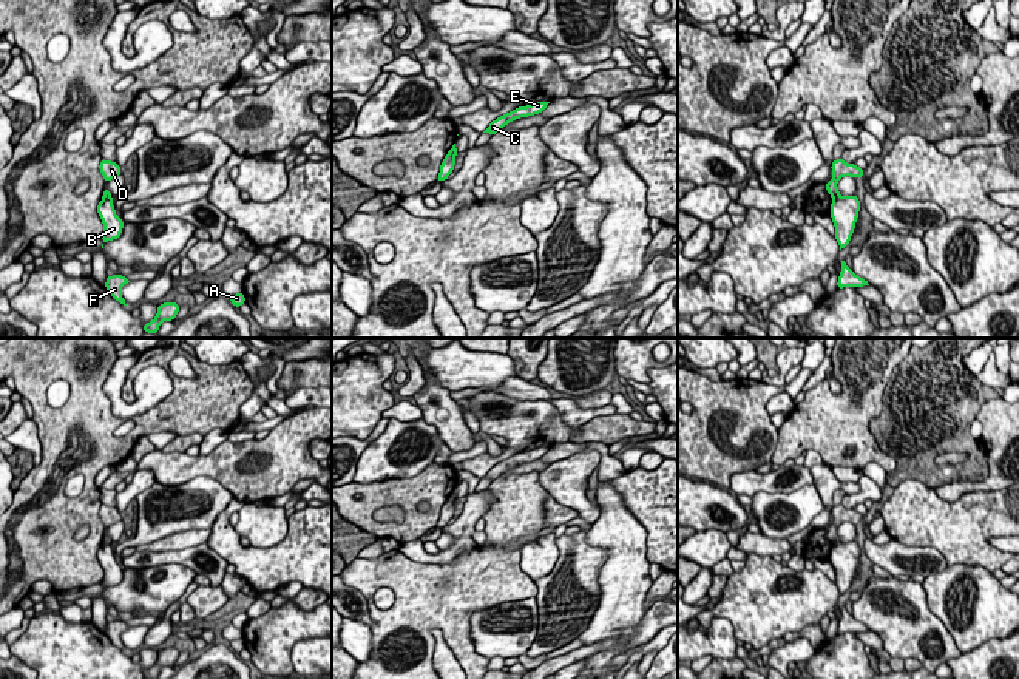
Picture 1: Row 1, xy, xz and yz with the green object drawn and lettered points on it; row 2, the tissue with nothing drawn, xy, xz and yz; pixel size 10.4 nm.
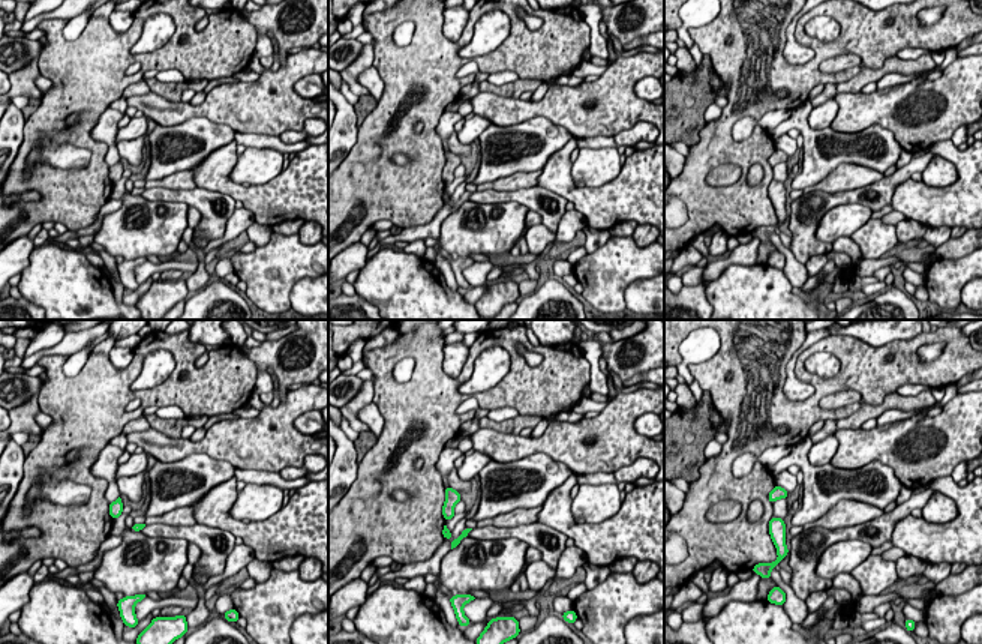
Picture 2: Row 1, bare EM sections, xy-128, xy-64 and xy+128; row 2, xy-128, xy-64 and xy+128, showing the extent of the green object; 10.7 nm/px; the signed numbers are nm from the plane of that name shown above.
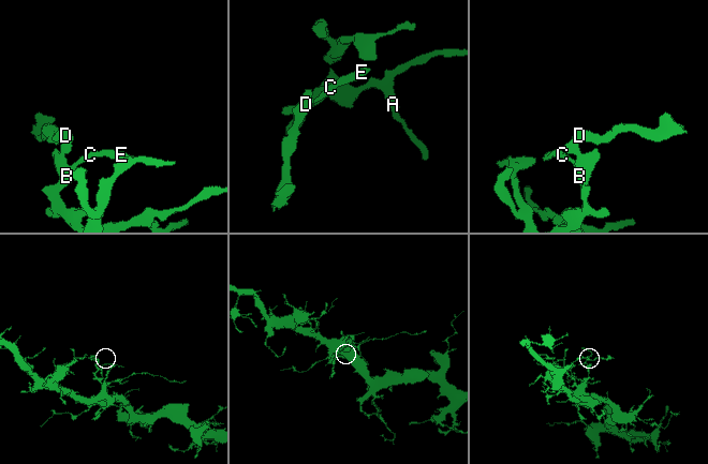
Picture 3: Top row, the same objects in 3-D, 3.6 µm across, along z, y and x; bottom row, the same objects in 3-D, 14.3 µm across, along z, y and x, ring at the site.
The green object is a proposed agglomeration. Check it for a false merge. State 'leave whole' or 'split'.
split

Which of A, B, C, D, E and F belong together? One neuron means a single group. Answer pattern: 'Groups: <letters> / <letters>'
Groups: A B C E F / D

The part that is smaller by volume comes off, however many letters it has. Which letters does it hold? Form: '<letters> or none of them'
D

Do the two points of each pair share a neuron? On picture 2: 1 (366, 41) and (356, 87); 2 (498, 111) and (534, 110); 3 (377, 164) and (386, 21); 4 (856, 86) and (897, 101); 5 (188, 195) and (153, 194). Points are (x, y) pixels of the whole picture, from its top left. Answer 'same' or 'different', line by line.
1: same
2: same
3: same
4: different
5: same

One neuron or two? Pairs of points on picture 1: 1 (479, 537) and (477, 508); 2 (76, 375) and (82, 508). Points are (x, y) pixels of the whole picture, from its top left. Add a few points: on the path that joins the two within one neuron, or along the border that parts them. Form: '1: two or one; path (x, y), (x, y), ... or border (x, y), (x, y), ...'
1: two; border (473, 530), (473, 539), (479, 545)
2: one; path (88, 408), (94, 422), (90, 476)

